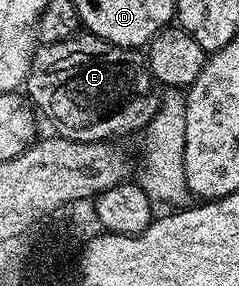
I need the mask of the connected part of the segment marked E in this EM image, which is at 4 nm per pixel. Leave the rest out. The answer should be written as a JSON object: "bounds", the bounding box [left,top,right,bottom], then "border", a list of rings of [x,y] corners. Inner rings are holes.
{"bounds":[24,31,160,143],"border":[[[89,31],[79,32],[67,41],[35,48],[30,63],[30,74],[24,82],[25,96],[39,114],[47,113],[56,124],[63,125],[66,128],[63,130],[75,141],[99,143],[107,142],[110,133],[118,133],[121,129],[130,133],[133,129],[141,130],[149,125],[160,104],[156,93],[154,97],[154,88],[156,82],[151,77],[149,64],[141,52],[121,49],[119,45],[95,37]]]}

